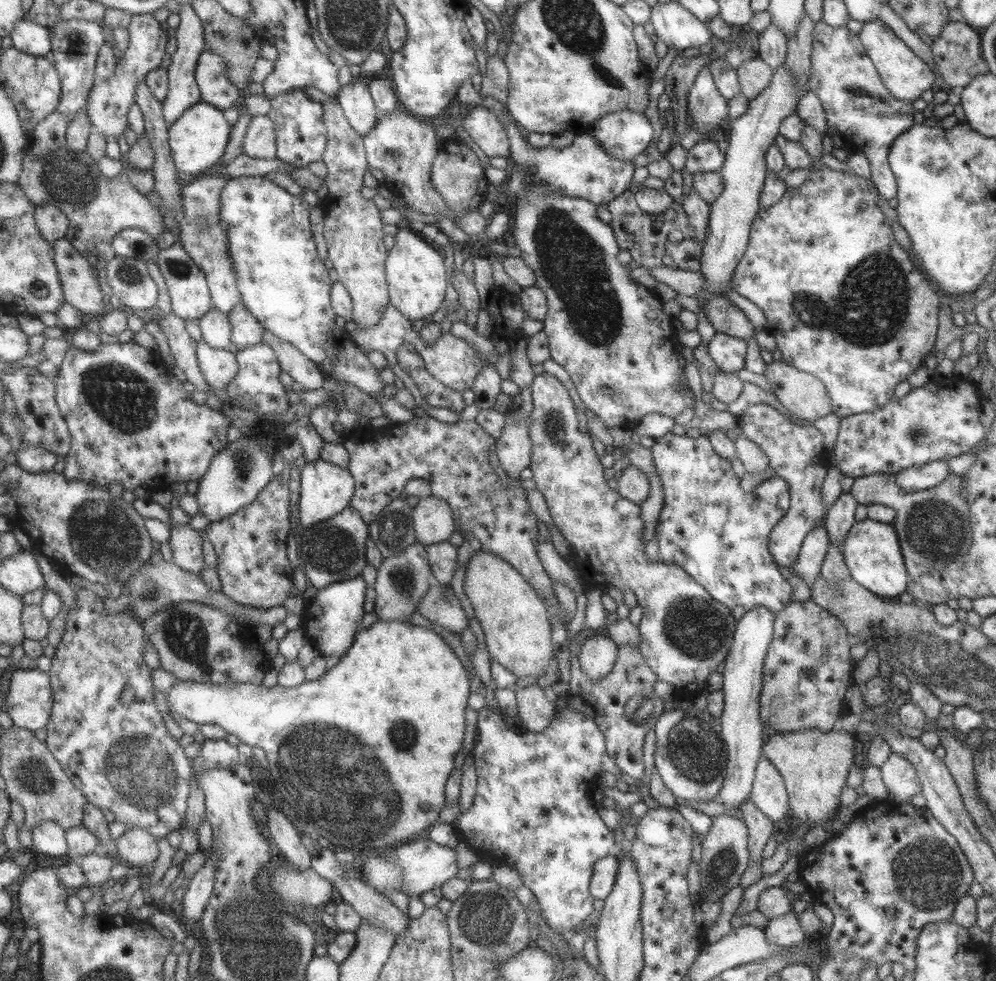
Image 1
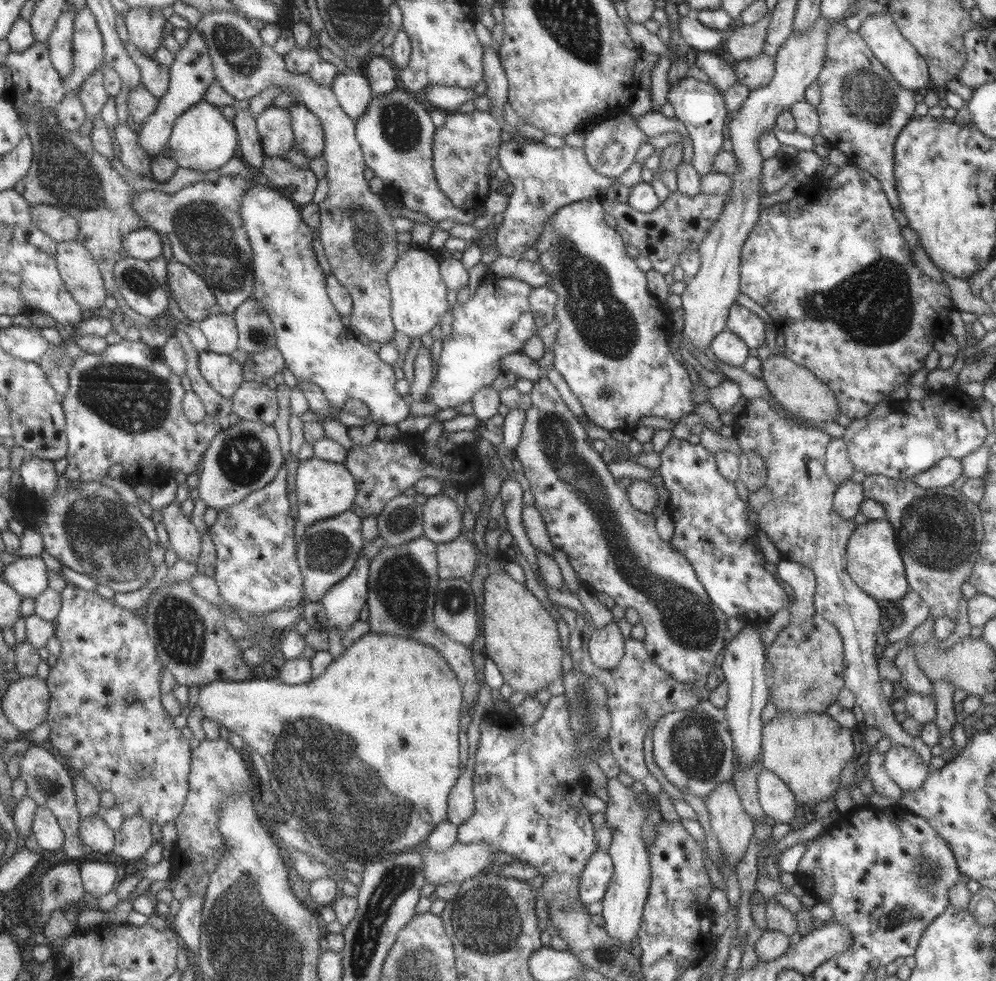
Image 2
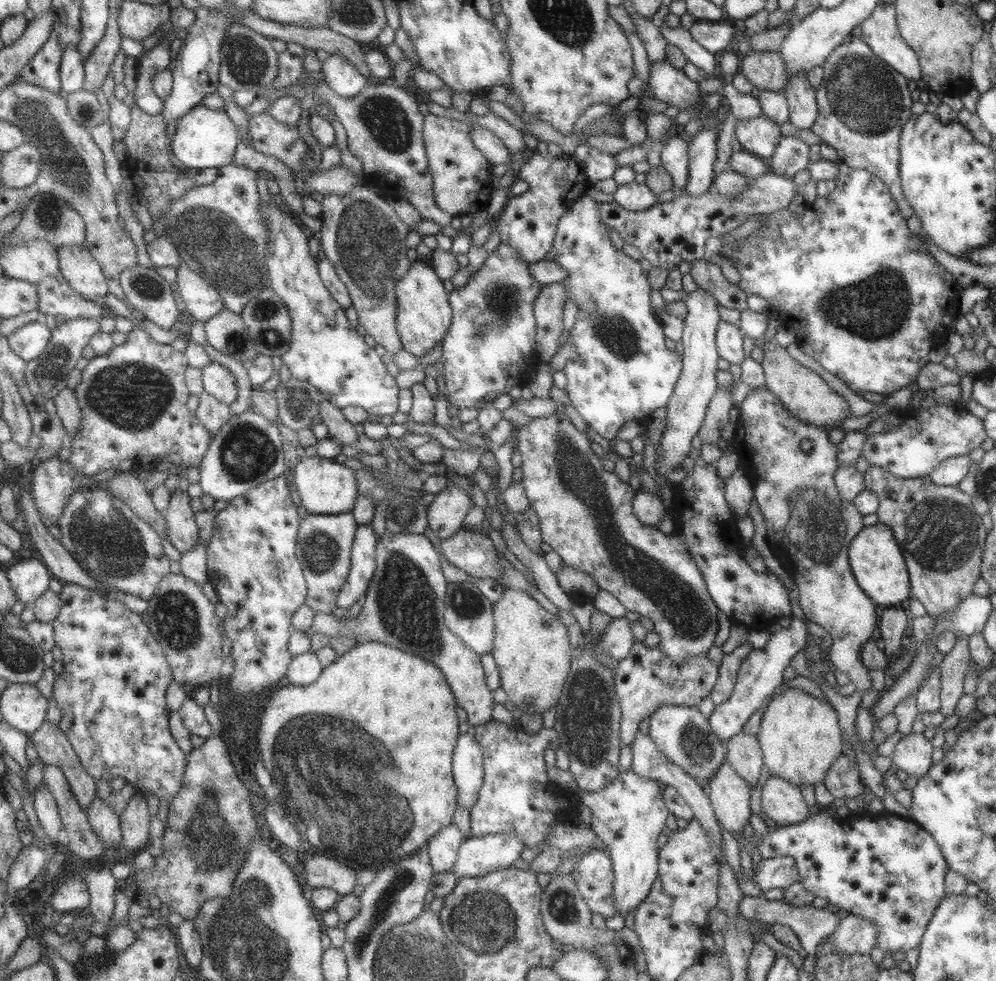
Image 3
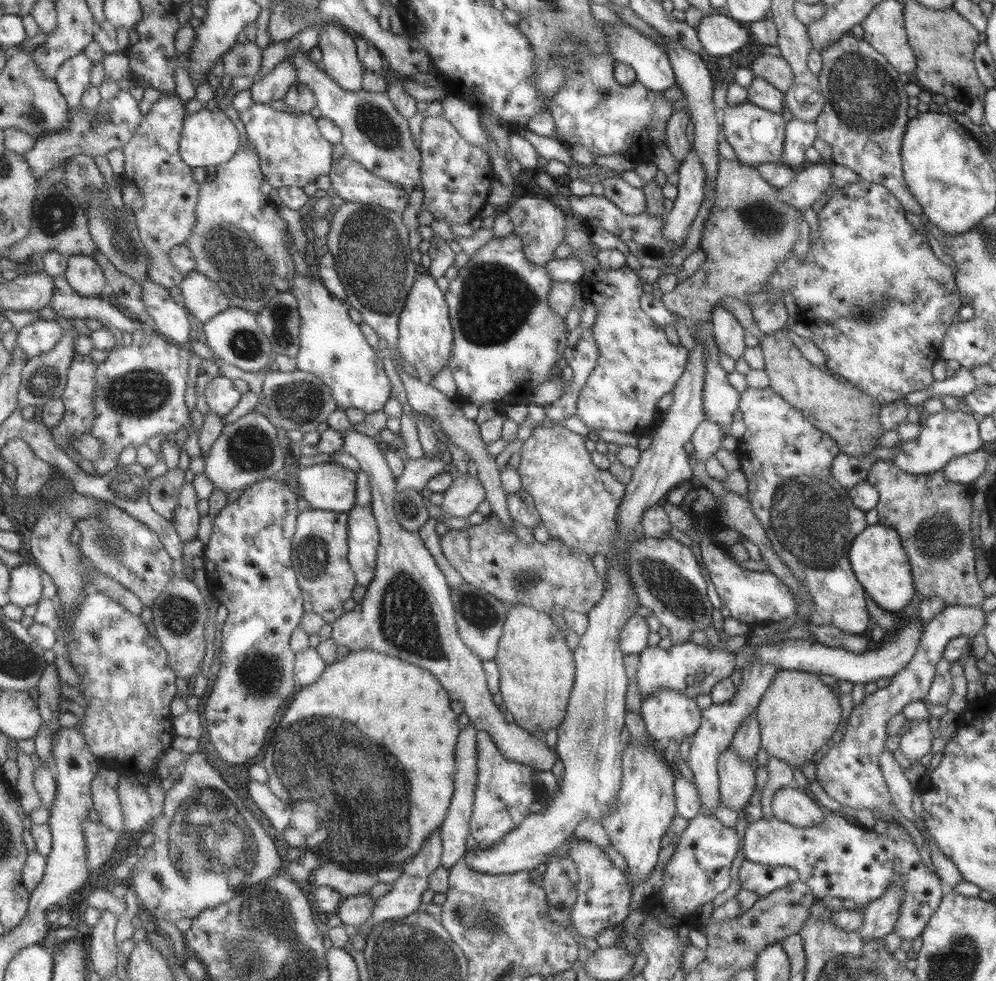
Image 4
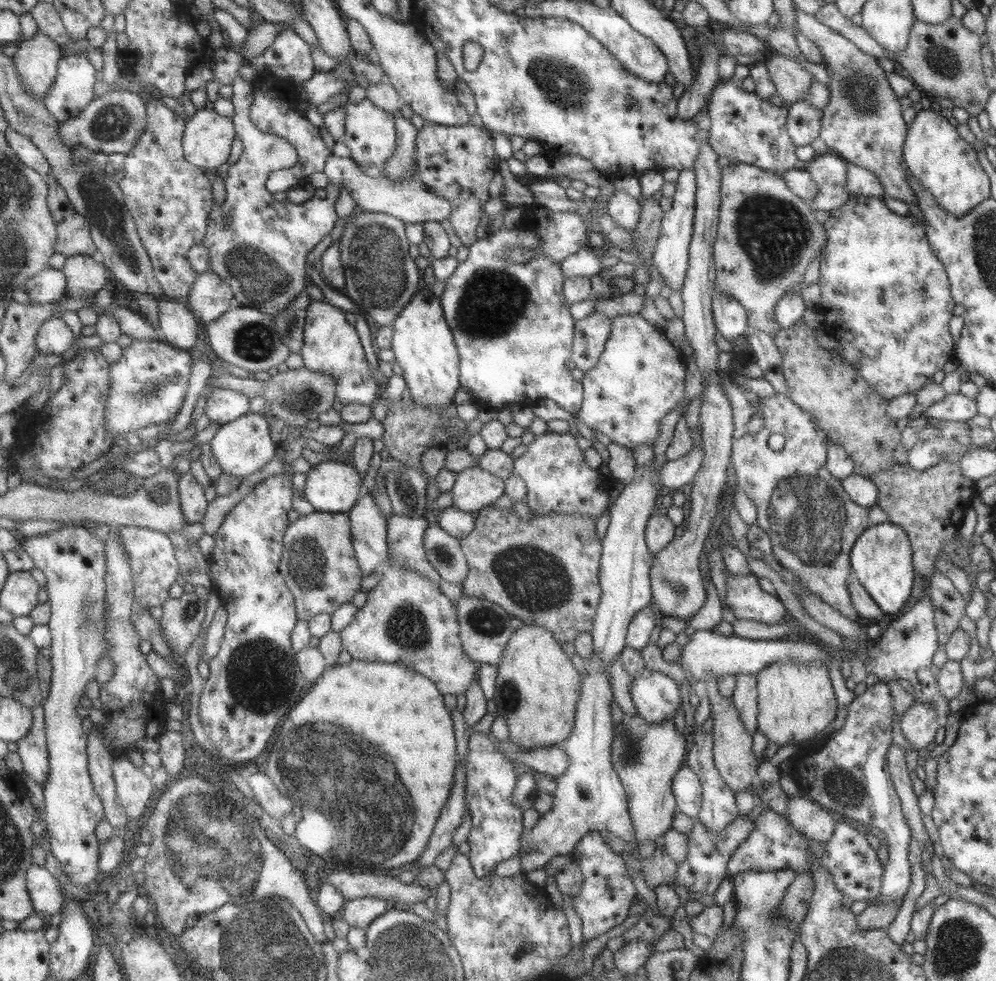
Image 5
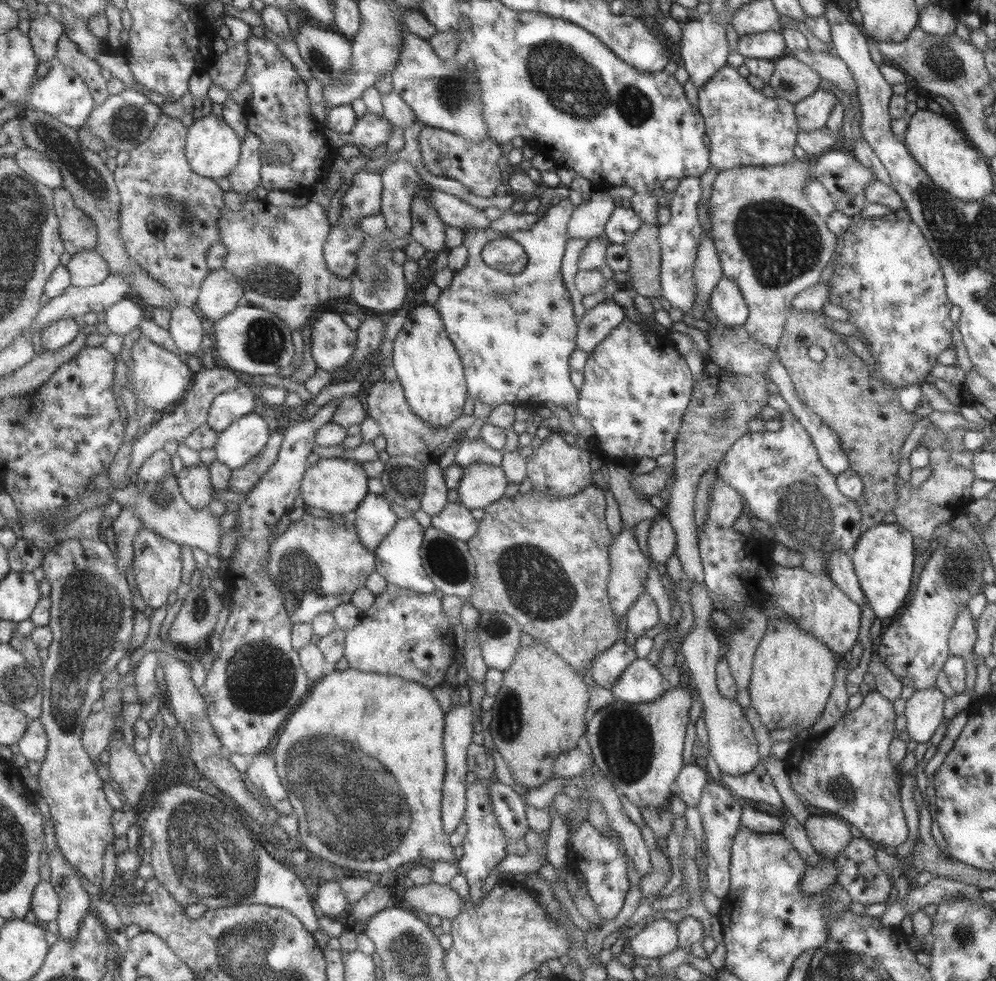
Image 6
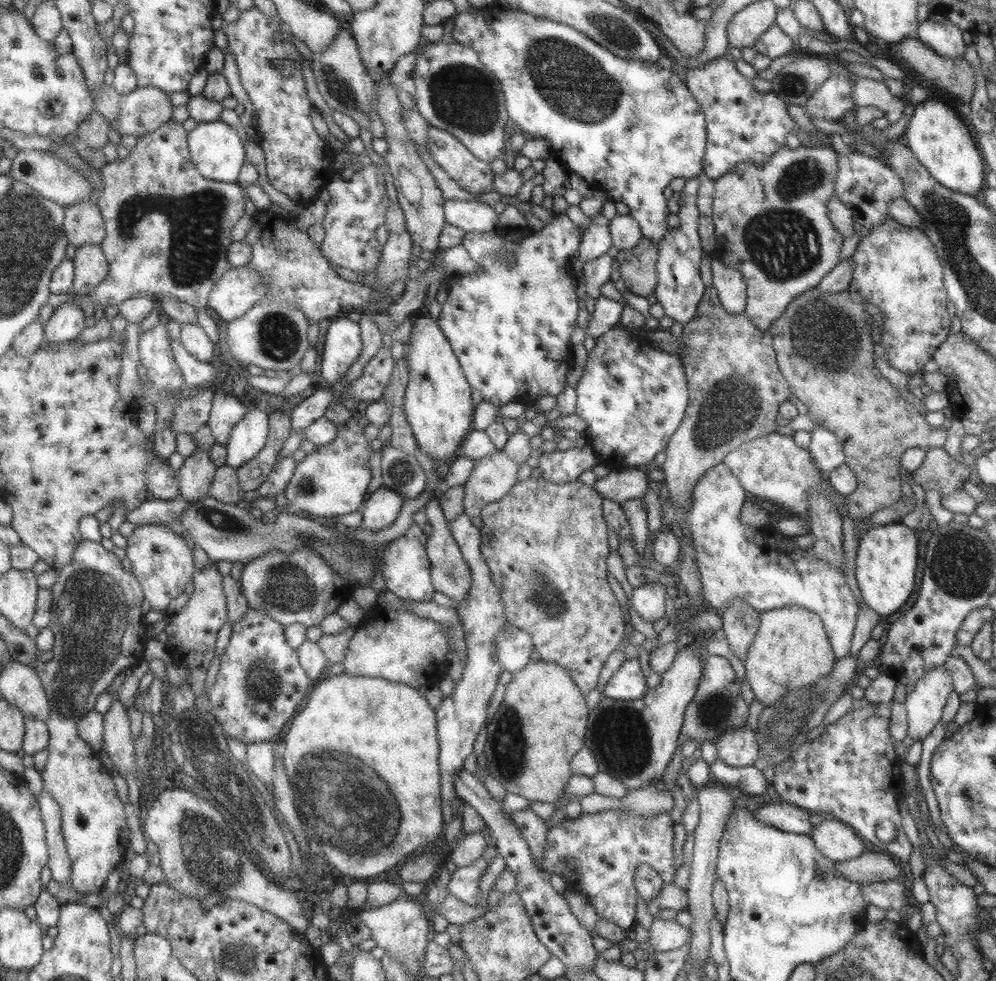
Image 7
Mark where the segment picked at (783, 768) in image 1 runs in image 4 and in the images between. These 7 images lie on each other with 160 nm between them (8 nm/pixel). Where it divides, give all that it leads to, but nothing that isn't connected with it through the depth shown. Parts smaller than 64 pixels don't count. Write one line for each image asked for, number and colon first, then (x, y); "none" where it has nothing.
2: (807, 752)
3: (799, 736)
4: (797, 715)

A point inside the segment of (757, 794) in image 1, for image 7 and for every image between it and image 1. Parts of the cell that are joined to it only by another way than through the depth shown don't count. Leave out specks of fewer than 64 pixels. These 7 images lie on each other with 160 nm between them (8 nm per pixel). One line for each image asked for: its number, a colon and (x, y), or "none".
2: (776, 800)
3: (781, 801)
4: (791, 804)
5: (807, 817)
6: (828, 836)
7: (838, 842)

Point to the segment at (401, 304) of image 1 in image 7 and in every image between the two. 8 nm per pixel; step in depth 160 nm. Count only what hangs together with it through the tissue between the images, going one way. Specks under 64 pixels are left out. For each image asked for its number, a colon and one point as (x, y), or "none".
2: (417, 294)
3: (423, 316)
4: (424, 341)
5: (423, 346)
6: (429, 370)
7: (437, 404)

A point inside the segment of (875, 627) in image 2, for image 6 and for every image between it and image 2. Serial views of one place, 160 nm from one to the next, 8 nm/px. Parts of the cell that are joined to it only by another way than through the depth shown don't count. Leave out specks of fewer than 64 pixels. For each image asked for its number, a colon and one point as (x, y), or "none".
3: (808, 525)
4: (808, 517)
5: (812, 524)
6: (778, 474)

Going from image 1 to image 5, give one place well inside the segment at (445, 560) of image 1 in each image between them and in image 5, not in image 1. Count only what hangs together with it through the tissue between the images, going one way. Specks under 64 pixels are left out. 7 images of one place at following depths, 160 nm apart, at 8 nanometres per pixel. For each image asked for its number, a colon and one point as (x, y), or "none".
2: (456, 559)
3: (470, 551)
4: (550, 577)
5: (544, 570)

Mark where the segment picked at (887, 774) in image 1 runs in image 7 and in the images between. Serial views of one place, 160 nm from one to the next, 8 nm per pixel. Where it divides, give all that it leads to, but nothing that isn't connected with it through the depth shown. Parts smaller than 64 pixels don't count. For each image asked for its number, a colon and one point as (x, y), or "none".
2: (905, 767)
3: (911, 756)
4: (916, 742)
5: (919, 724)
6: (923, 712)
7: (923, 707)

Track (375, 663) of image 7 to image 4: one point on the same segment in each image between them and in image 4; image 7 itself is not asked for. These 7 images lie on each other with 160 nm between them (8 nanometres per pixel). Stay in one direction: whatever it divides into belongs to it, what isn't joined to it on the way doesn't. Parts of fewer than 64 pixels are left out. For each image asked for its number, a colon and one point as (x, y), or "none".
4: (406, 612)
5: (406, 619)
6: (403, 633)

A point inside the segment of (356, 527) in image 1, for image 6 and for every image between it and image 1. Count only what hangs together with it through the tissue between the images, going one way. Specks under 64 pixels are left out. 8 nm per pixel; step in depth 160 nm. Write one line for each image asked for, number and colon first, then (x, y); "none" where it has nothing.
2: (326, 553)
3: (323, 542)
4: (319, 554)
5: (318, 566)
6: (317, 563)

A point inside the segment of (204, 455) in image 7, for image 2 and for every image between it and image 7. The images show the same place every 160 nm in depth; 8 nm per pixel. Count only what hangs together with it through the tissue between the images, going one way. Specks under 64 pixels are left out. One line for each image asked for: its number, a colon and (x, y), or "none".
2: (184, 538)
3: (184, 533)
4: (186, 519)
5: (192, 501)
6: (195, 486)

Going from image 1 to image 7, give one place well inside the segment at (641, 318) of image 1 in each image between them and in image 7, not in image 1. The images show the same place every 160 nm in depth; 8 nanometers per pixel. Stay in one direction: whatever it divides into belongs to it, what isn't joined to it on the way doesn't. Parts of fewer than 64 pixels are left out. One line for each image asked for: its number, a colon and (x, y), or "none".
2: (611, 349)
3: (621, 370)
4: (636, 364)
5: (639, 375)
6: (635, 389)
7: (632, 397)

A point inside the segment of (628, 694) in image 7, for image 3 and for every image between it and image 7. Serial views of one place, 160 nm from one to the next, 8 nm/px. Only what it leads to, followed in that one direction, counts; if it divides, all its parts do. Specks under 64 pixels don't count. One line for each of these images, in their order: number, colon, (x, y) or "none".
3: (681, 733)
4: (667, 715)
5: (655, 697)
6: (641, 682)

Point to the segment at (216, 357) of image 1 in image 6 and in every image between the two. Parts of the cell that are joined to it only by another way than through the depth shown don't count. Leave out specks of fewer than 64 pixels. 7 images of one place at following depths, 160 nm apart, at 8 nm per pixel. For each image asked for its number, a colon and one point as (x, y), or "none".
2: (224, 375)
3: (216, 380)
4: (219, 394)
5: (222, 405)
6: (230, 405)

